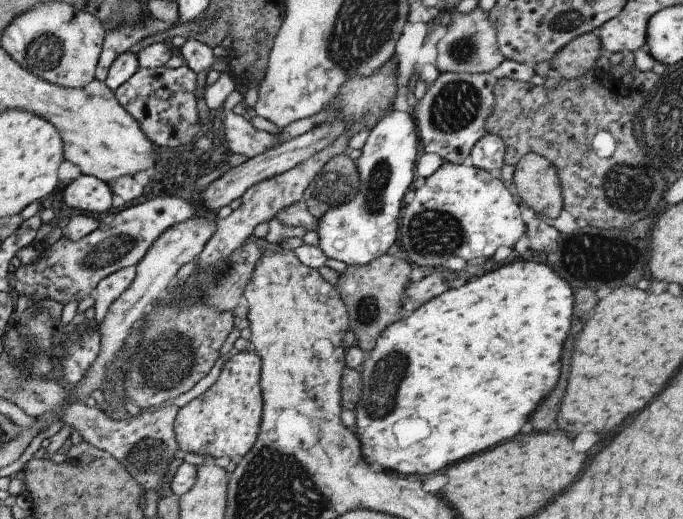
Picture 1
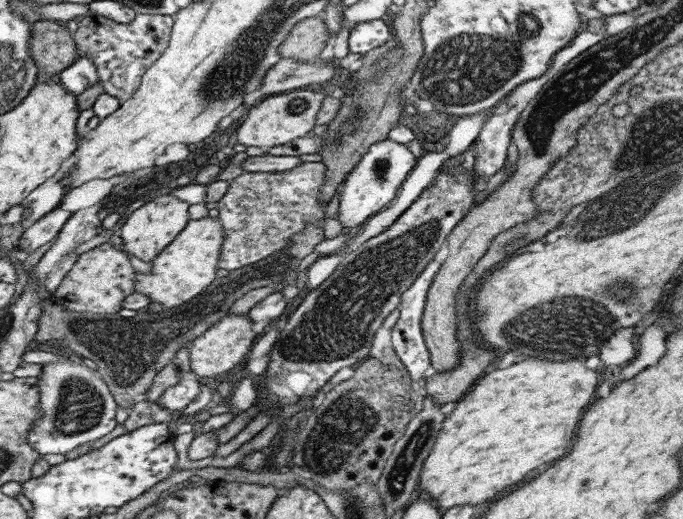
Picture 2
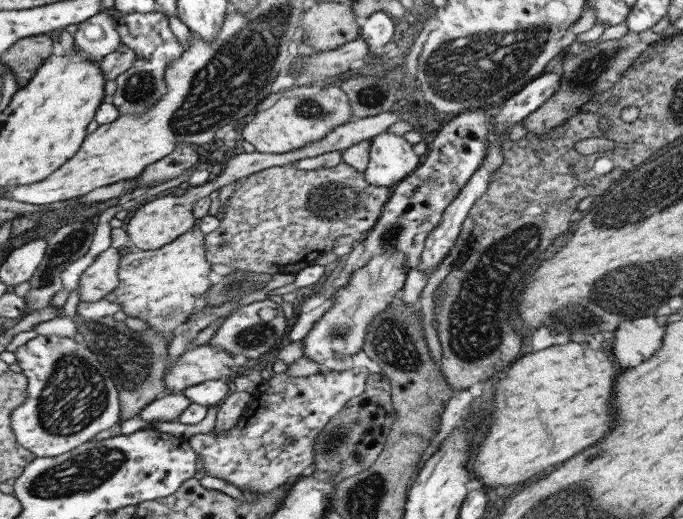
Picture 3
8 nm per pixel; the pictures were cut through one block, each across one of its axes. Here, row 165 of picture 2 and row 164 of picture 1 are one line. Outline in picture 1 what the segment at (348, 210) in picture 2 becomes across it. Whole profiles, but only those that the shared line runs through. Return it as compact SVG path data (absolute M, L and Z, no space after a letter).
M393 110L371 128L360 148L359 157L354 160L355 168L357 168L357 180L359 180L357 194L351 200L347 200L345 204L331 208L323 216L317 218L315 232L318 236L318 247L326 258L341 260L346 266L359 266L385 254L389 250L389 246L395 242L400 210L409 196L407 188L415 179L414 163L420 154L417 136L413 117L411 118L406 112Z

